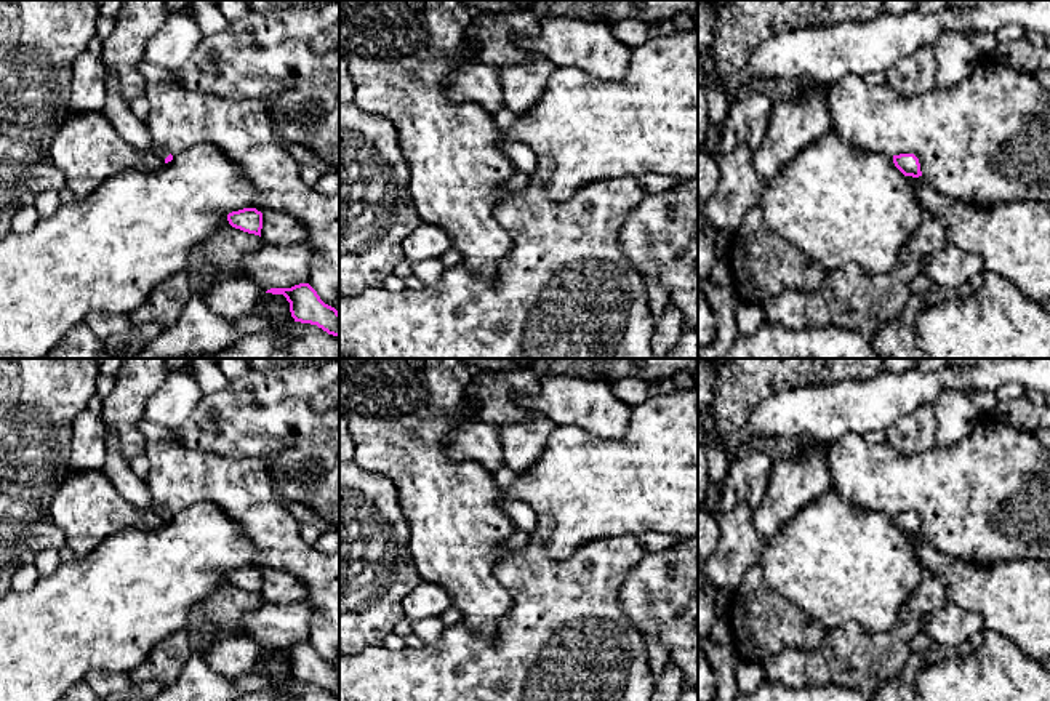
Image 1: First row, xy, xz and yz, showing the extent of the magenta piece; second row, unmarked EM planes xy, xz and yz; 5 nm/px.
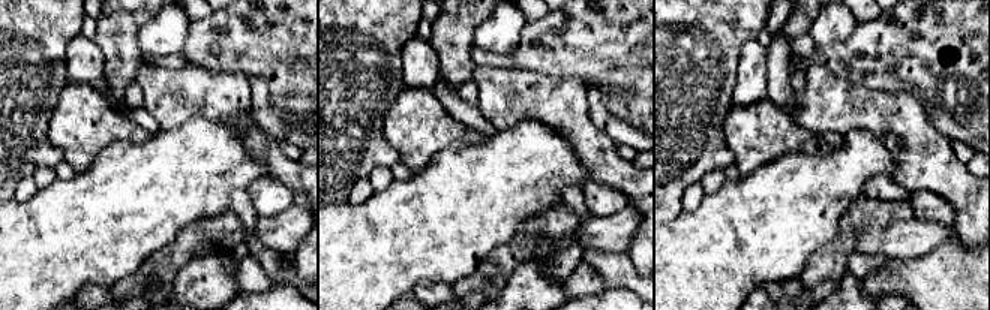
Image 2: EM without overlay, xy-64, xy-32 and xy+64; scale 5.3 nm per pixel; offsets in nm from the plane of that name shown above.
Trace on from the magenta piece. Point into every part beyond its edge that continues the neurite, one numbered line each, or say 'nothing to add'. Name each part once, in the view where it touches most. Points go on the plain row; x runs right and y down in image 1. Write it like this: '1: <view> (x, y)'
1: xy (117, 469)

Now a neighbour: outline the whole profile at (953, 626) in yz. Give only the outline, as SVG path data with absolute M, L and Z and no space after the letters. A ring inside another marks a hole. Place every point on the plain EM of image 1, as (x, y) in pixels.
M949 602L940 611L924 618L920 632L928 635L936 645L957 647L981 637L986 627L980 615Z

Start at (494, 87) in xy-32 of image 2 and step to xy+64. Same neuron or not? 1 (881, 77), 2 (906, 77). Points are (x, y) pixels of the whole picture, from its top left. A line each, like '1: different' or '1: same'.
1: different
2: different

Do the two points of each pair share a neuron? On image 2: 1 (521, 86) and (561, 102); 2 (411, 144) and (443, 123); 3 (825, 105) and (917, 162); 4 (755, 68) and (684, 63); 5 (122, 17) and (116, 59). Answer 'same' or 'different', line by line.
1: same
2: same
3: same
4: different
5: same

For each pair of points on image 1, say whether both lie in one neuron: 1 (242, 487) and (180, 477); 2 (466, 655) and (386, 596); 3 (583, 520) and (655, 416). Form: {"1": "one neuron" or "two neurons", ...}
{"1": "one neuron", "2": "two neurons", "3": "one neuron"}

